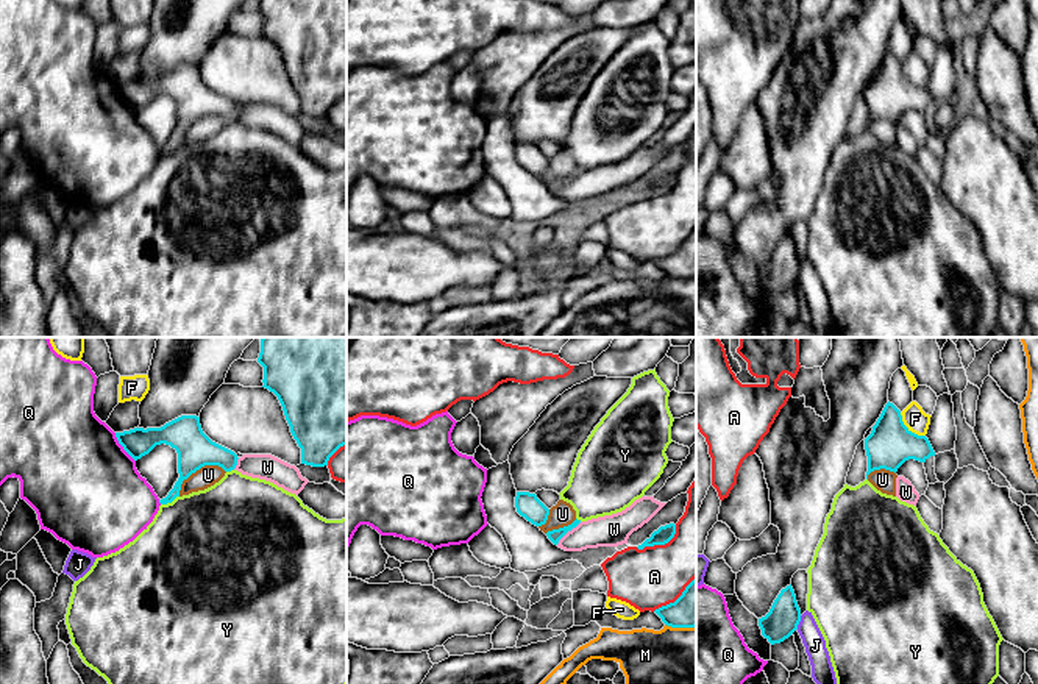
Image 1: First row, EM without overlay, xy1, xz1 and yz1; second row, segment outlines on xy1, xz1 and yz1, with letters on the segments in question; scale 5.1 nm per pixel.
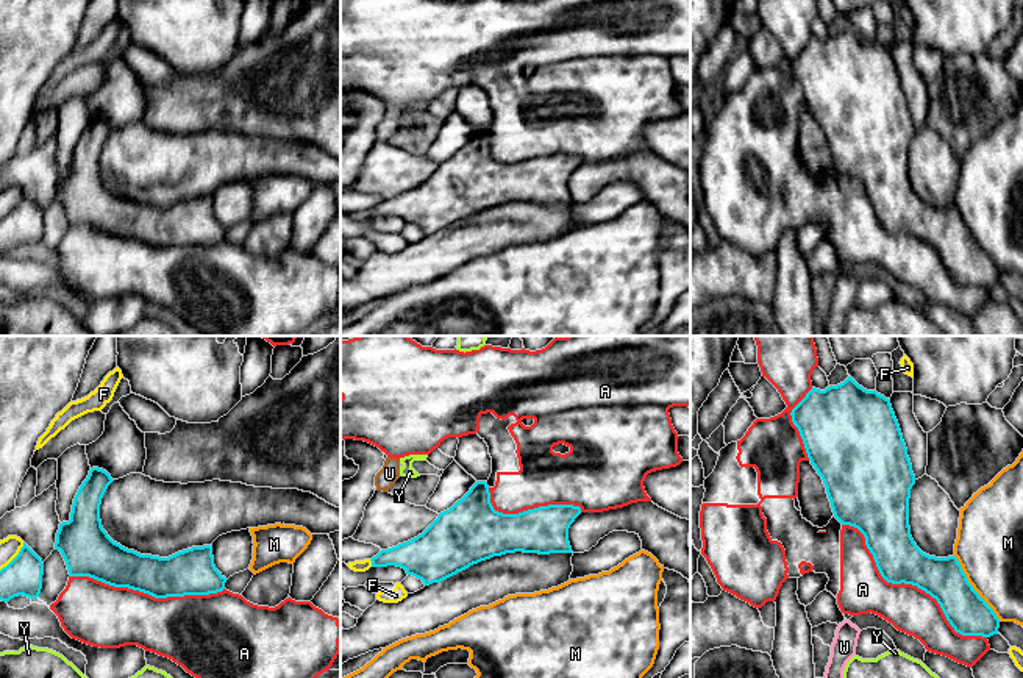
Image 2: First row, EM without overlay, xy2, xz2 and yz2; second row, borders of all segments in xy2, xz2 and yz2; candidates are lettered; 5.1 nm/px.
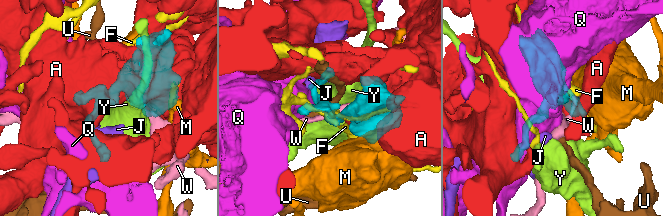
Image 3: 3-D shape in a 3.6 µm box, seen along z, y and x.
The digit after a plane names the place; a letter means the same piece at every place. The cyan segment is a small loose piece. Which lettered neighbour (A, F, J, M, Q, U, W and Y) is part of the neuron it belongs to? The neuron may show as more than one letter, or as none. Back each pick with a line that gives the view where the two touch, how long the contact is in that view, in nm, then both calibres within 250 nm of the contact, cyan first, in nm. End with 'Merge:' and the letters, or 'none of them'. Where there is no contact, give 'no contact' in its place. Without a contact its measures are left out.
Merge: none of them

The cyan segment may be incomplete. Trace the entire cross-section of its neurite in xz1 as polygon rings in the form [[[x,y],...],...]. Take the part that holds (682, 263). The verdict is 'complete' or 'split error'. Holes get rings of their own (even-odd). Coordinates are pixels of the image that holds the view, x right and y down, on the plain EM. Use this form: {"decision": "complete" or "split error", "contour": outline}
{"decision": "complete", "contour": [[[696,228],[685,237],[682,245],[667,256],[654,261],[667,276],[695,278],[696,276]]]}

